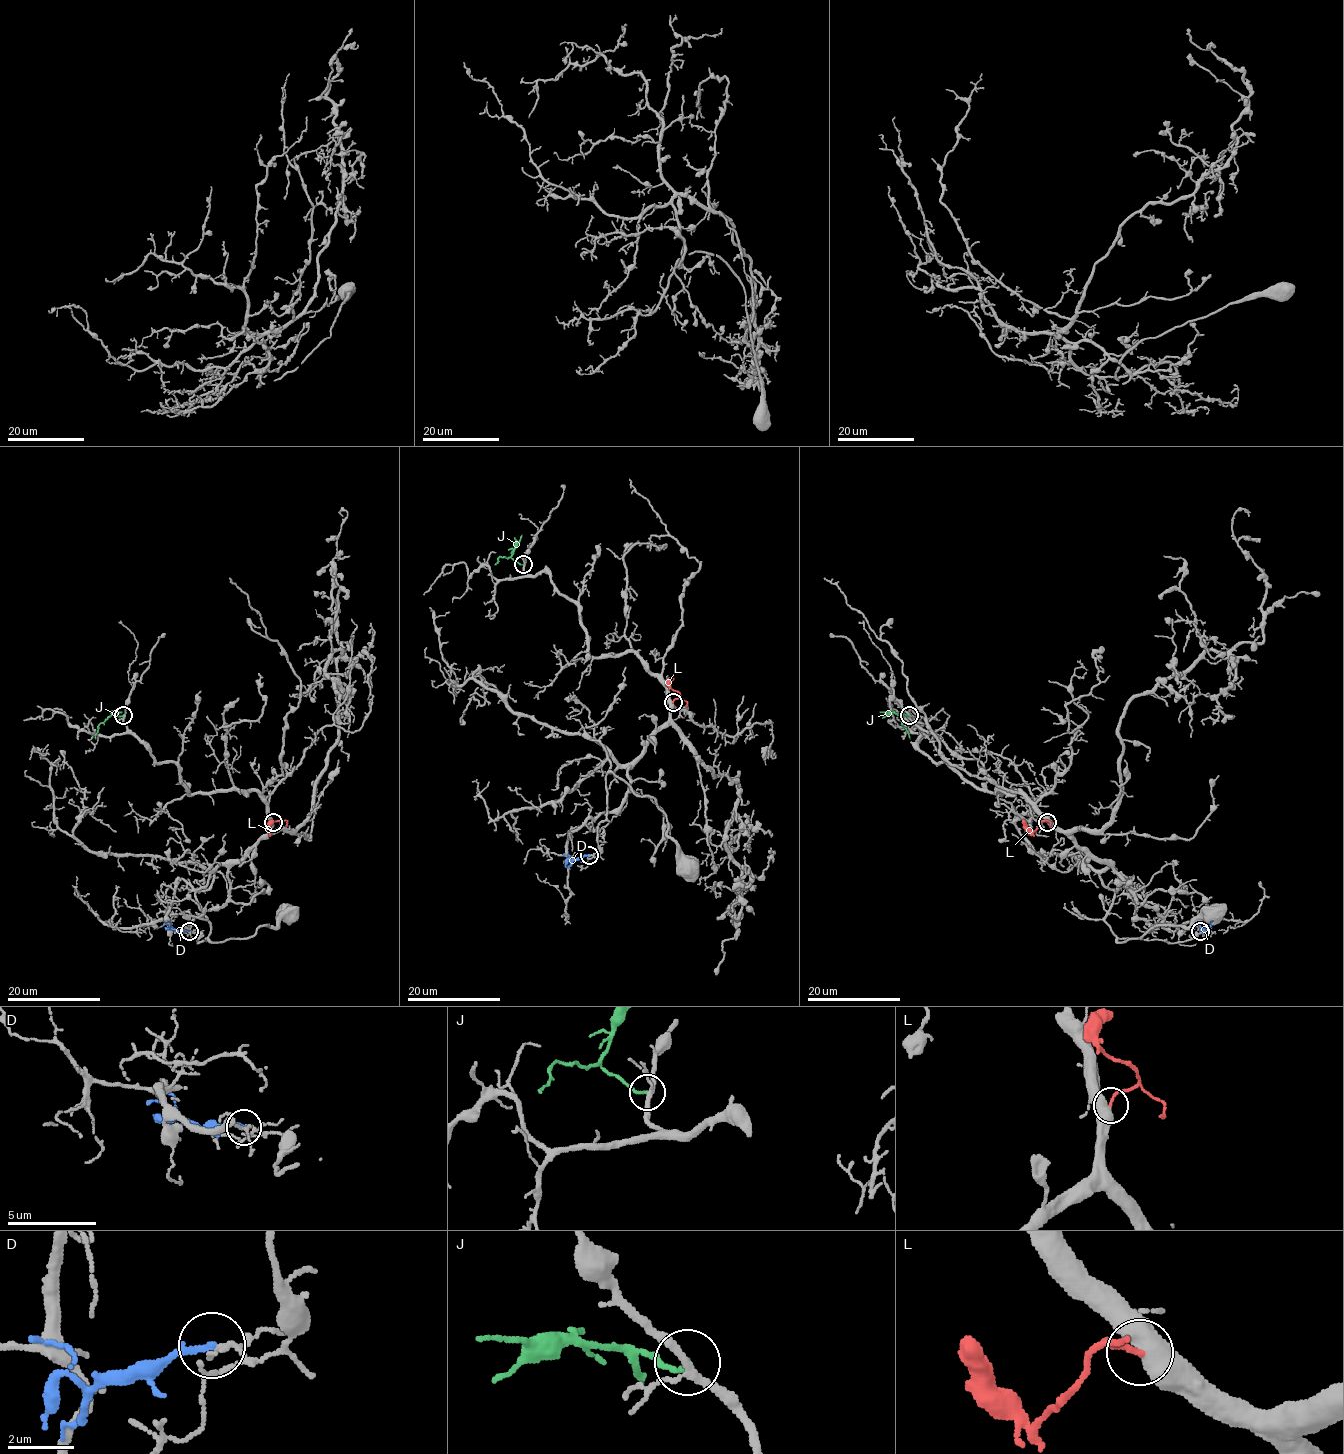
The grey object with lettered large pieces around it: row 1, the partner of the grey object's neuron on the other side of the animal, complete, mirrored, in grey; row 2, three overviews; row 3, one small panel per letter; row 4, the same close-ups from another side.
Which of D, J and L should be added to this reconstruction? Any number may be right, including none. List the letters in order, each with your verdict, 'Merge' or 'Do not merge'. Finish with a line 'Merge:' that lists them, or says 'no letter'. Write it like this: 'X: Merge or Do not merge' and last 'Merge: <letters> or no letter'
D: Do not merge
J: Do not merge
L: Merge
Merge: L

